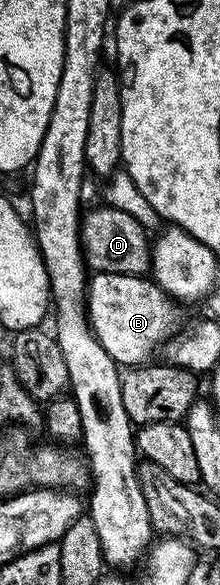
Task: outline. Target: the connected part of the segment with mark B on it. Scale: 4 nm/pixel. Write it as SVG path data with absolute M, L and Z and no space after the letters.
M95 273L87 283L87 320L95 337L120 367L150 362L184 328L184 306L154 280L134 273Z

